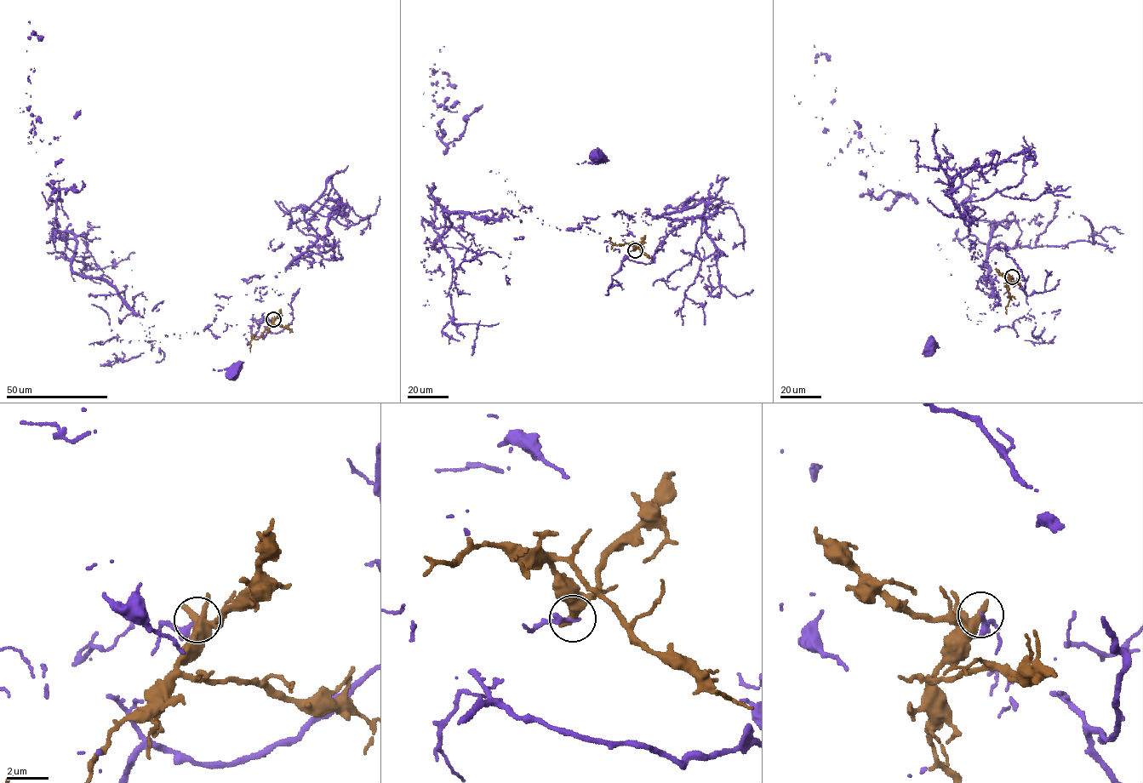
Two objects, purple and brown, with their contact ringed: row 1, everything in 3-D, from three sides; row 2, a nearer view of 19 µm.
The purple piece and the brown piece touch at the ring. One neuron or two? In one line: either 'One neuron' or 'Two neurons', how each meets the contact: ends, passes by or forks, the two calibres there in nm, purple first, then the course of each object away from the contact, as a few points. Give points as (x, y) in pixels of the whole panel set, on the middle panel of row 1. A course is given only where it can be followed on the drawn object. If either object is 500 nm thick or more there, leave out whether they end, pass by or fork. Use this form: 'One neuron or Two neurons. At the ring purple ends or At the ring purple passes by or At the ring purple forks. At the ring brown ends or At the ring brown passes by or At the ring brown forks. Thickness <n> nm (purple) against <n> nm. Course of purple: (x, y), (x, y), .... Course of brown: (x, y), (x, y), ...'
Two neurons. Thickness 280 nm (purple) against 550 nm. Course of purple: (635, 250), (623, 212), (570, 231), (579, 226), (590, 163), (598, 156). Course of brown: (635, 250), (628, 243), (614, 245), (609, 237)

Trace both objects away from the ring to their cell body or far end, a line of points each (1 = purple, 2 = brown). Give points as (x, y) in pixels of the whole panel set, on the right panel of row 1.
1: (1012, 277), (998, 282), (995, 263), (973, 257), (994, 287), (999, 298), (998, 304), (932, 350), (929, 347)
2: (1012, 277), (1008, 282), (1011, 300), (1005, 307), (1006, 313)

